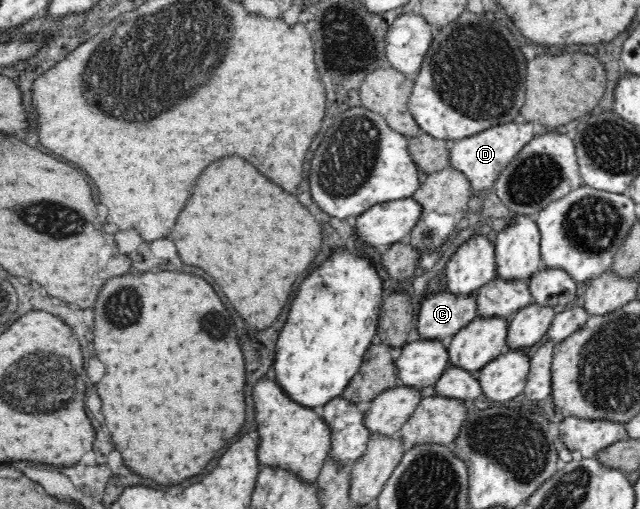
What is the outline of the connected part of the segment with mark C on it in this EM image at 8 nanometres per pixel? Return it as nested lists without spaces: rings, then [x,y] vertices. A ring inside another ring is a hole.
[[[441,286],[421,302],[415,325],[419,337],[447,343],[478,316],[476,300],[476,295],[457,296]]]

